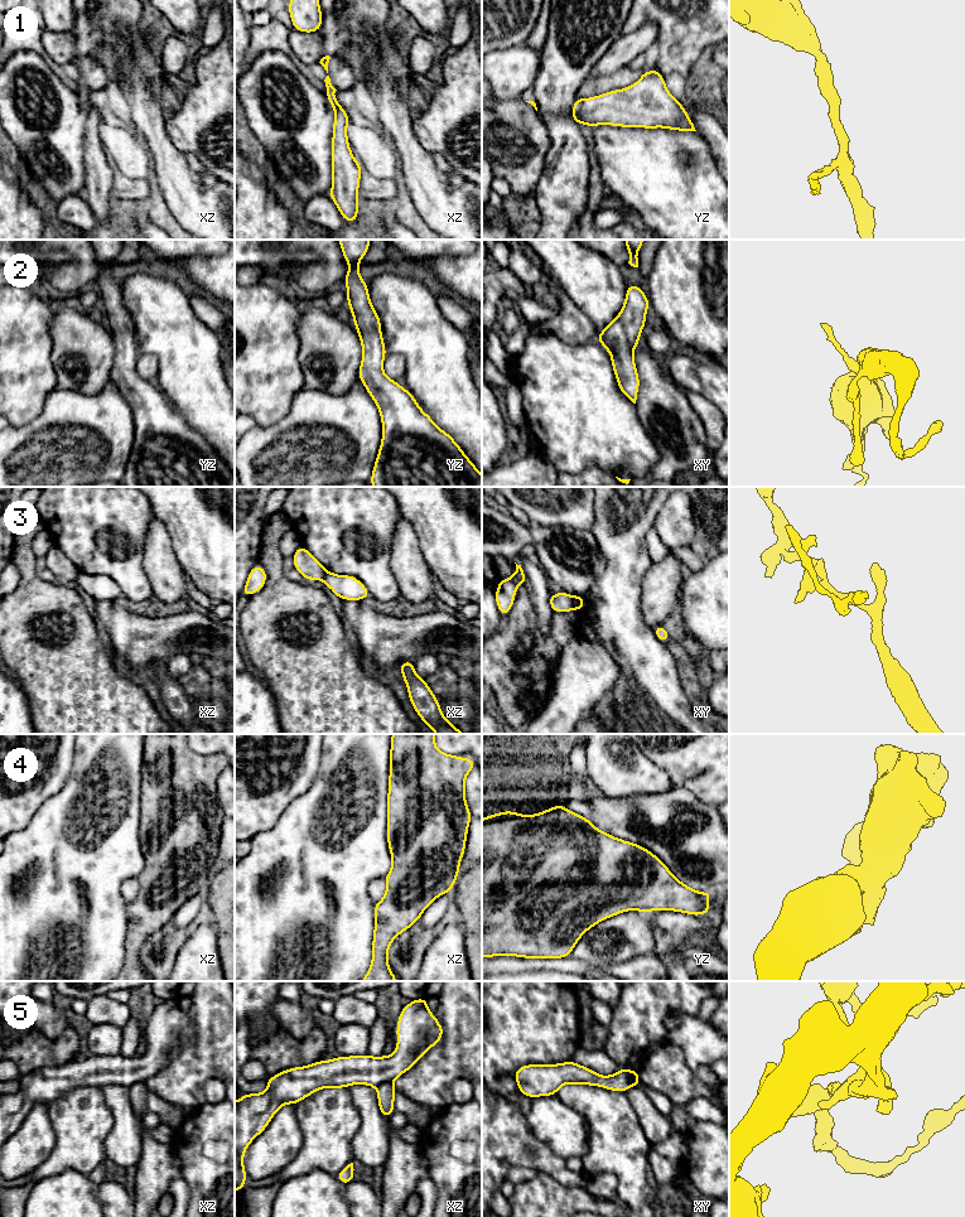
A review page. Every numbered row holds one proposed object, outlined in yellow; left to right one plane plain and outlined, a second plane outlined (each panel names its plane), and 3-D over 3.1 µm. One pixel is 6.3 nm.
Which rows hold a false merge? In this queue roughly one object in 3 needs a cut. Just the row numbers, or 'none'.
3, 5

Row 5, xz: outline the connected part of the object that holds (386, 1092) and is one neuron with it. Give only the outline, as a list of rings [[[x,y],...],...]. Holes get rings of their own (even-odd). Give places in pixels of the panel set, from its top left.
[[[385,1082],[377,1087],[377,1100],[381,1115],[389,1117],[394,1114],[396,1088],[392,1082]]]

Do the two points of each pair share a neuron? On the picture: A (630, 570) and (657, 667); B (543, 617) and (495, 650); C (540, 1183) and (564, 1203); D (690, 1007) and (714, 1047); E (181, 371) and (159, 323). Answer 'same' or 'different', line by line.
A: same
B: different
C: same
D: different
E: same

